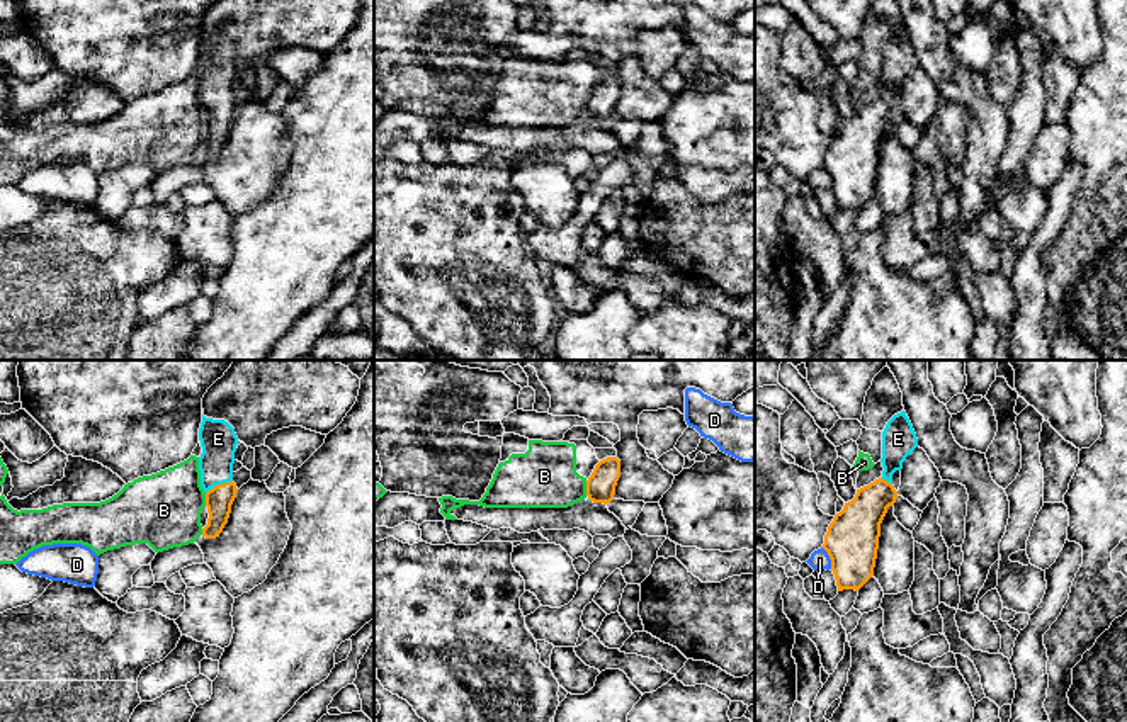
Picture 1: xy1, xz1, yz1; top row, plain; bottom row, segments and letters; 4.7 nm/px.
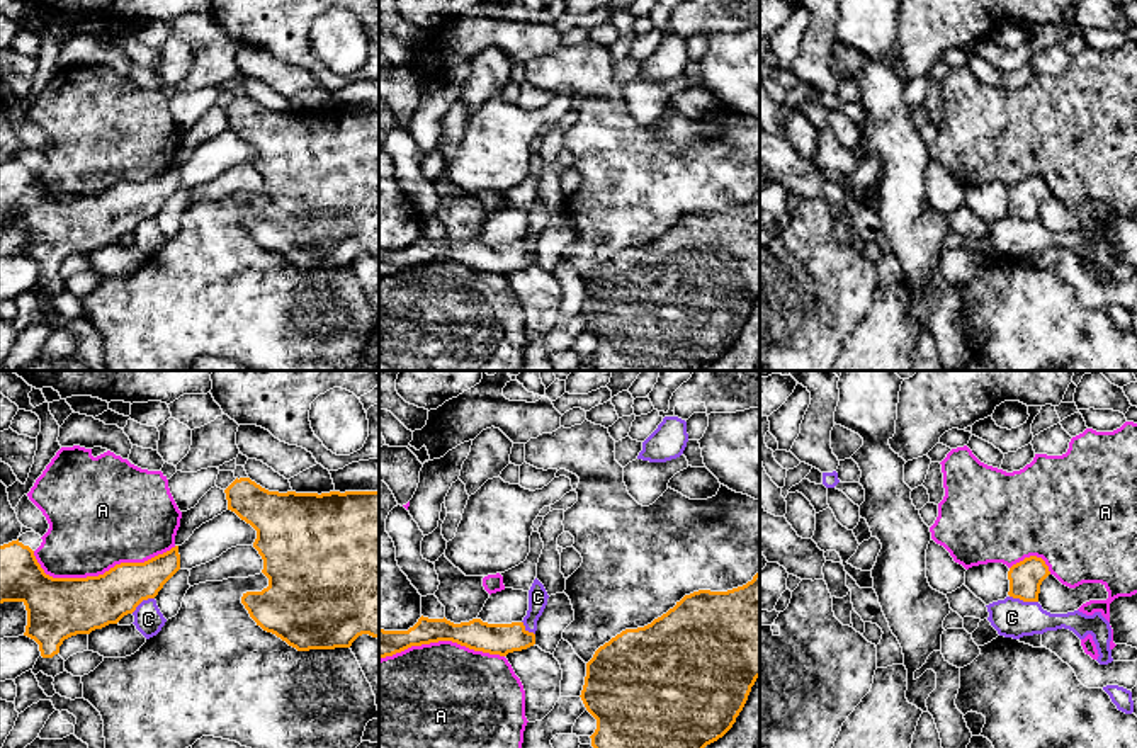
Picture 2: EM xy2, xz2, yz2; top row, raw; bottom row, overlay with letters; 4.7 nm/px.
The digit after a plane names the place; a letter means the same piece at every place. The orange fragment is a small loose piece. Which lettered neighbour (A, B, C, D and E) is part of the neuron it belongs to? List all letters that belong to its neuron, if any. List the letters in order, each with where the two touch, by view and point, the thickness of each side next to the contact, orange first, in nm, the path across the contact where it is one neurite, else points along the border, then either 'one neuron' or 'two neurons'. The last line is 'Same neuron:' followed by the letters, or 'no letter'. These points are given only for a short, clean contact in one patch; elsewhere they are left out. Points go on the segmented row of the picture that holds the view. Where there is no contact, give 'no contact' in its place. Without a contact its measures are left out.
A: xy2 (101, 575) | 280/440 nm | two neurons
B: xz1 (587, 488) | 140/300 nm | along xz1 (585, 481), (587, 495) | two neurons
C: yz2 (1023, 600) | 160/190 nm | along yz2 (1010, 595), (1037, 602) | two neurons
D: yz1 (830, 558) | 260/90 nm | along yz1 (821, 547), (832, 568) | two neurons
E: xy1 (218, 485) | 130/170 nm | across xy1 (218, 500), (218, 485), (218, 439) | one neuron
Same neuron: E

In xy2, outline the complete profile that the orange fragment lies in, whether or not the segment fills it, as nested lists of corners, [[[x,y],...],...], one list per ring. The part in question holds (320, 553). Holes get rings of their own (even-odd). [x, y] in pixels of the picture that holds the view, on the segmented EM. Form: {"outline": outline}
{"outline": [[[236,478],[226,490],[228,510],[235,512],[241,520],[250,524],[257,530],[257,539],[253,547],[263,559],[262,573],[269,578],[269,586],[262,592],[246,592],[241,597],[241,604],[248,610],[250,617],[263,631],[275,634],[289,646],[297,651],[309,649],[335,649],[335,648],[350,648],[352,643],[362,636],[369,634],[379,639],[379,490],[377,491],[330,491],[330,493],[279,493],[269,491],[252,481],[250,478]]]}

